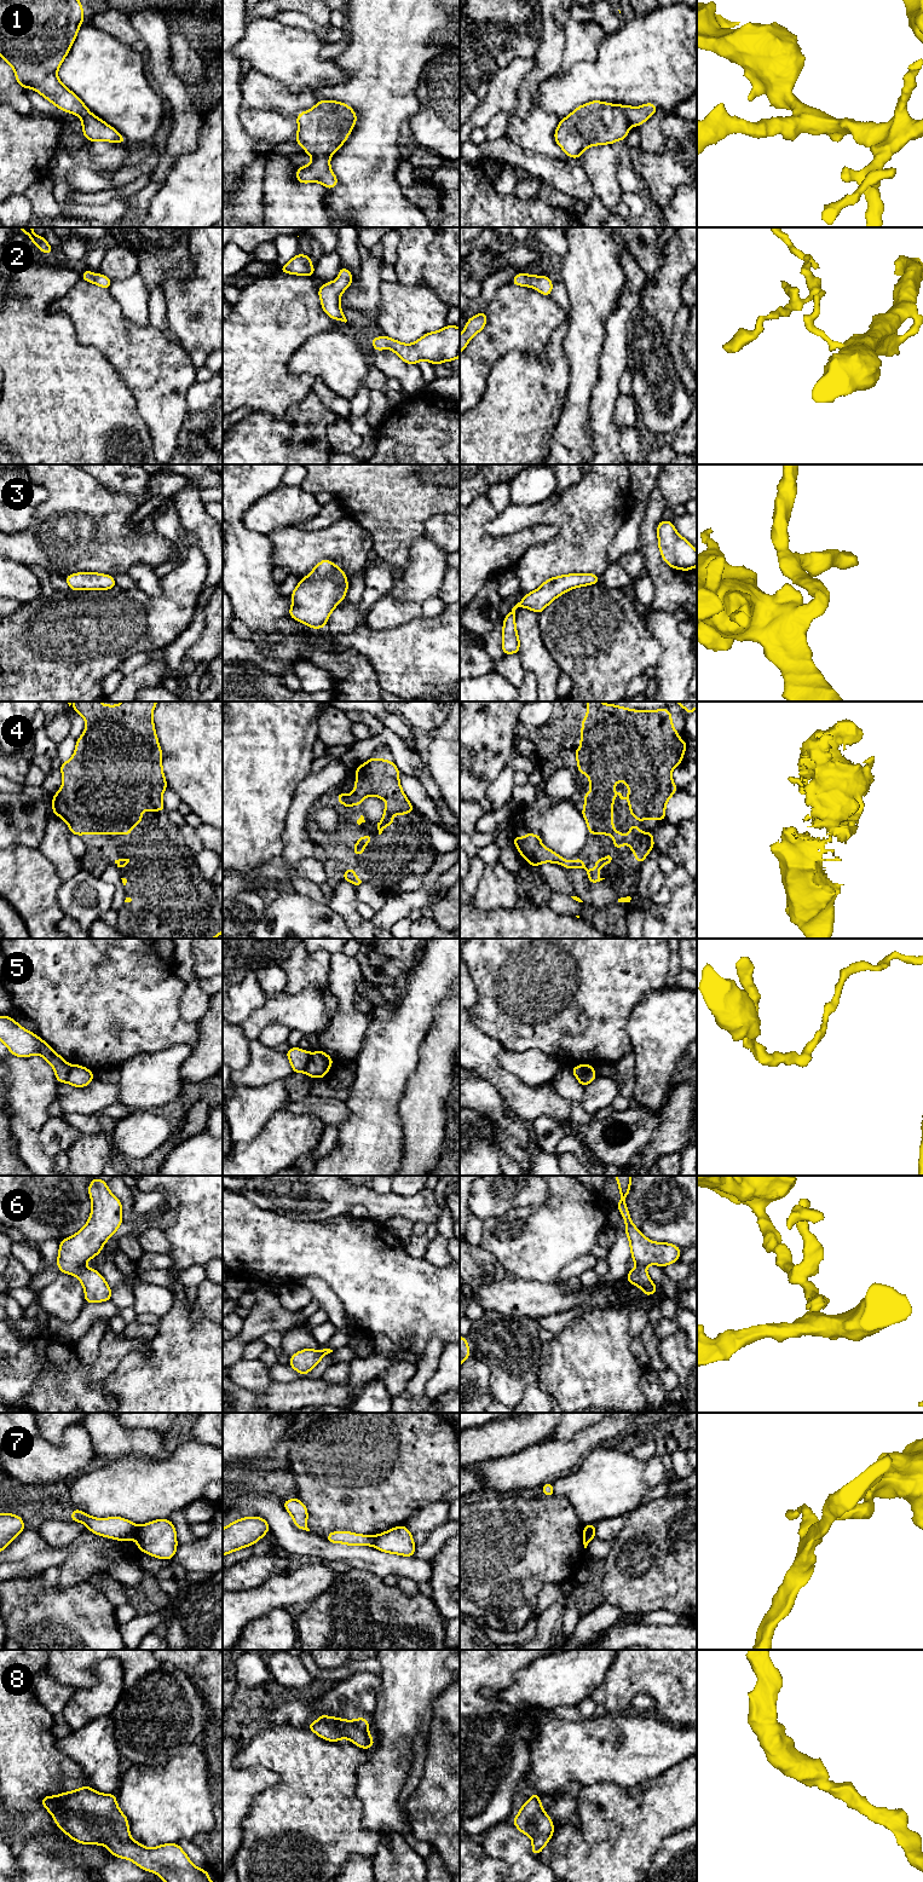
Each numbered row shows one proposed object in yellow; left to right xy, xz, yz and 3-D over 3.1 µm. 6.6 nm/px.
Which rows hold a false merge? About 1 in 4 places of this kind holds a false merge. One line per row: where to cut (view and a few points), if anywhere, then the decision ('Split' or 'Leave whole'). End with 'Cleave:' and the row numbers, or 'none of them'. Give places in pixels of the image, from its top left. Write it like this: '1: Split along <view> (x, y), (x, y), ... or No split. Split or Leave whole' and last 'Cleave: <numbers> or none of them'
1: No split. Leave whole
2: No split. Leave whole
3: No split. Leave whole
4: No split. Leave whole
5: Split along xz (310, 1054), (304, 1071). Split
6: No split. Leave whole
7: Split along xy (138, 1527), (134, 1537). Split
8: No split. Leave whole
Cleave: 5, 7

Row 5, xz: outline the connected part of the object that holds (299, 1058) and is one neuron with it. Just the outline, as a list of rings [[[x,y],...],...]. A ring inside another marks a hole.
[[[290,1047],[285,1052],[285,1055],[290,1061],[293,1072],[295,1072],[295,1073],[304,1073],[305,1072],[306,1066],[310,1060],[310,1052],[307,1052],[302,1049],[299,1049],[299,1047]]]

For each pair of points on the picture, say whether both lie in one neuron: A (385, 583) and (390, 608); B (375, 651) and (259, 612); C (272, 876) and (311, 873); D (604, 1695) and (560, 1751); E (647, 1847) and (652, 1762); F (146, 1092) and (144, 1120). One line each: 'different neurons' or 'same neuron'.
A: different neurons
B: different neurons
C: same neuron
D: different neurons
E: different neurons
F: different neurons

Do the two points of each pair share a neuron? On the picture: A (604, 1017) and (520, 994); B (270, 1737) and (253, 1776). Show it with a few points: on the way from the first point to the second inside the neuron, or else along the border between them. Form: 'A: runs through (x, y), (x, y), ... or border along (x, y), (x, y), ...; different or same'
A: runs through (583, 1010), (567, 994), (541, 994); same
B: border along (235, 1766), (266, 1767), (276, 1776), (277, 1781); different

